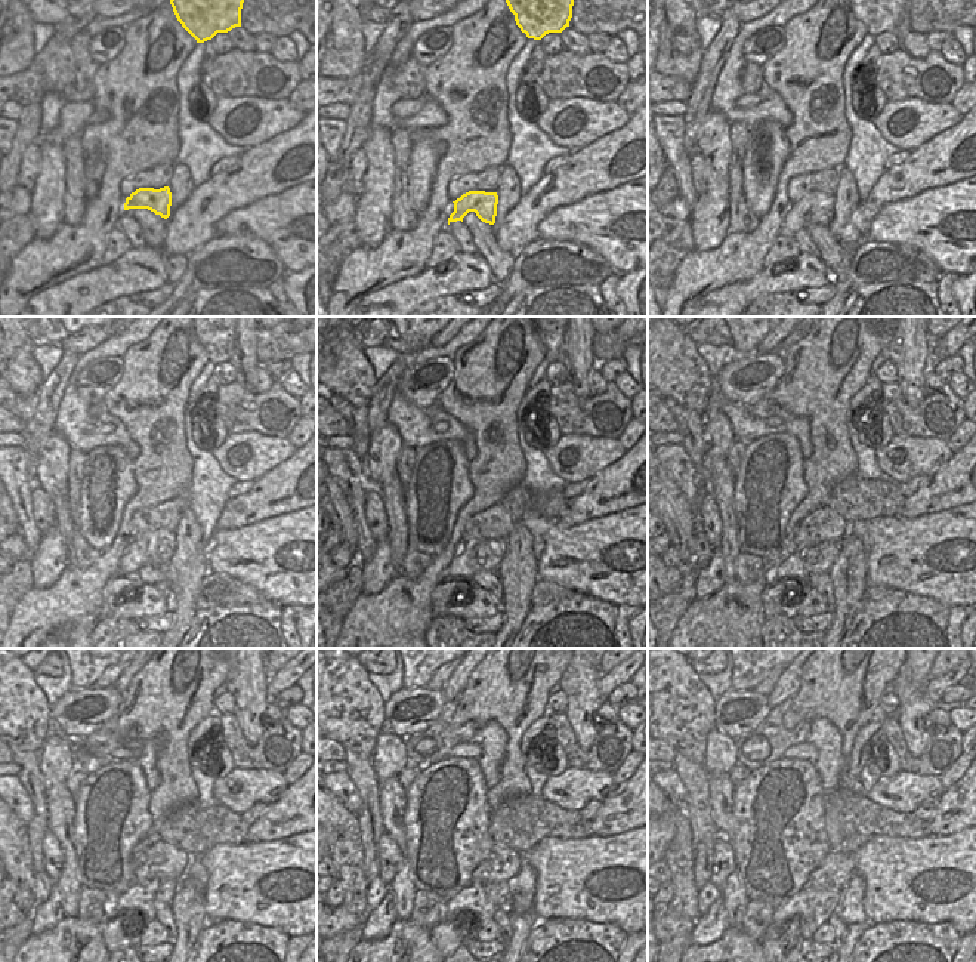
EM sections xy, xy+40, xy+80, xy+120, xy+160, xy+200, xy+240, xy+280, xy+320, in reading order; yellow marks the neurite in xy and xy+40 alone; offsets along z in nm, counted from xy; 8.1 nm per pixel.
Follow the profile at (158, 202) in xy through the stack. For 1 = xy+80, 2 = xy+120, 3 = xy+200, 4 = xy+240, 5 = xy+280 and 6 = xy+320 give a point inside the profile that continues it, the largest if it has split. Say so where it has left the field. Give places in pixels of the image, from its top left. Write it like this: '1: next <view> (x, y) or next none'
1: next xy+80 (815, 207)
2: next xy+120 (154, 548)
3: next xy+200 (819, 558)
4: next xy+240 (158, 893)
5: next xy+280 (485, 900)
6: next xy+320 (812, 909)

